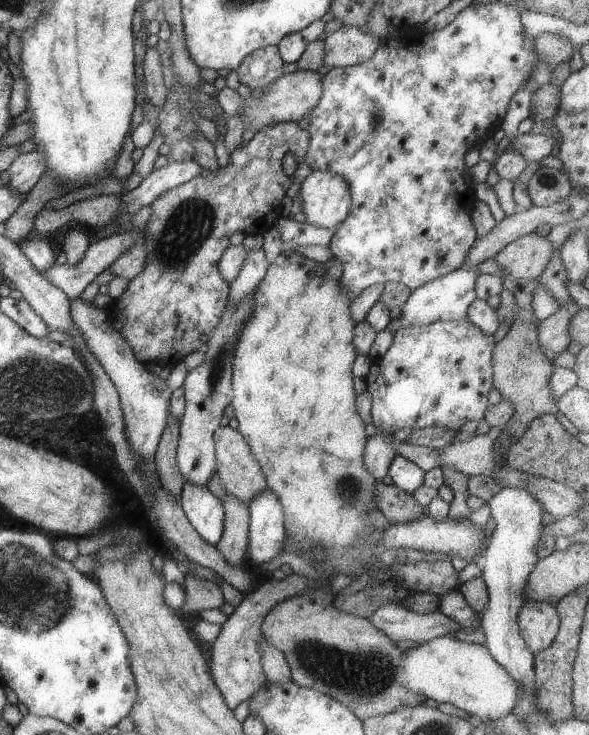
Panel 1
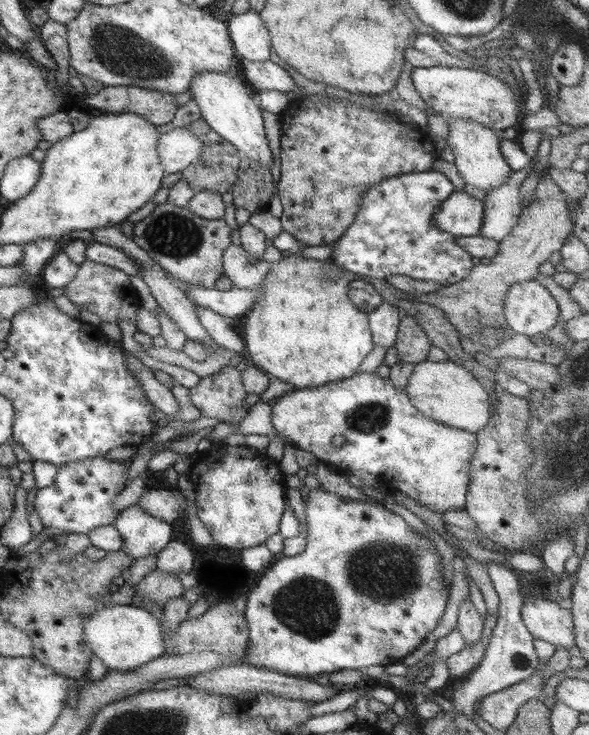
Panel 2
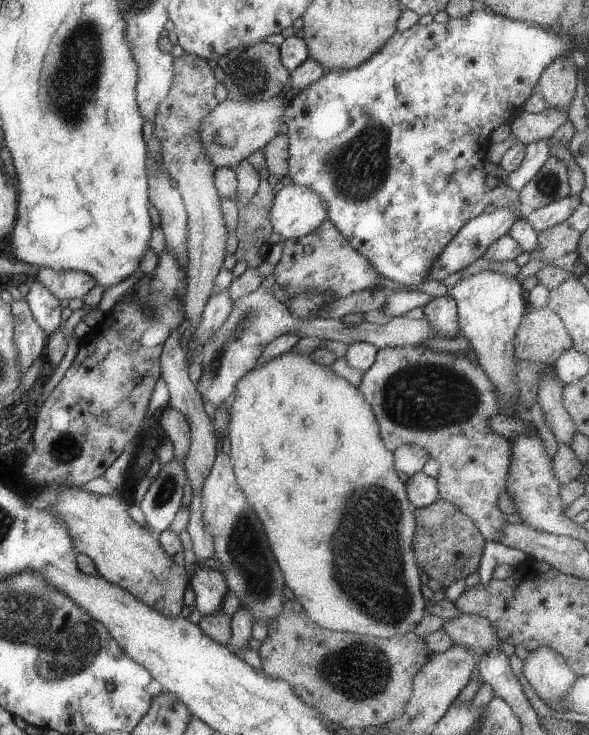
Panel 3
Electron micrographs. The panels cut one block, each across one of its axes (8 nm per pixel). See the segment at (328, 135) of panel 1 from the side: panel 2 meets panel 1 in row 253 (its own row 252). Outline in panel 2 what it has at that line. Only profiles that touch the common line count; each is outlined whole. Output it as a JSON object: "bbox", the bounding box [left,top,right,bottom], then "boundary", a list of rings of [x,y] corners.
{"bbox":[331,171,475,286],"boundary":[[[438,171],[411,172],[385,178],[372,186],[360,201],[354,222],[334,243],[331,261],[340,269],[352,273],[384,278],[402,275],[416,281],[436,282],[442,286],[451,285],[465,279],[475,266],[473,257],[456,243],[454,235],[440,231],[434,225],[434,214],[448,196],[456,191],[450,180]]]}

